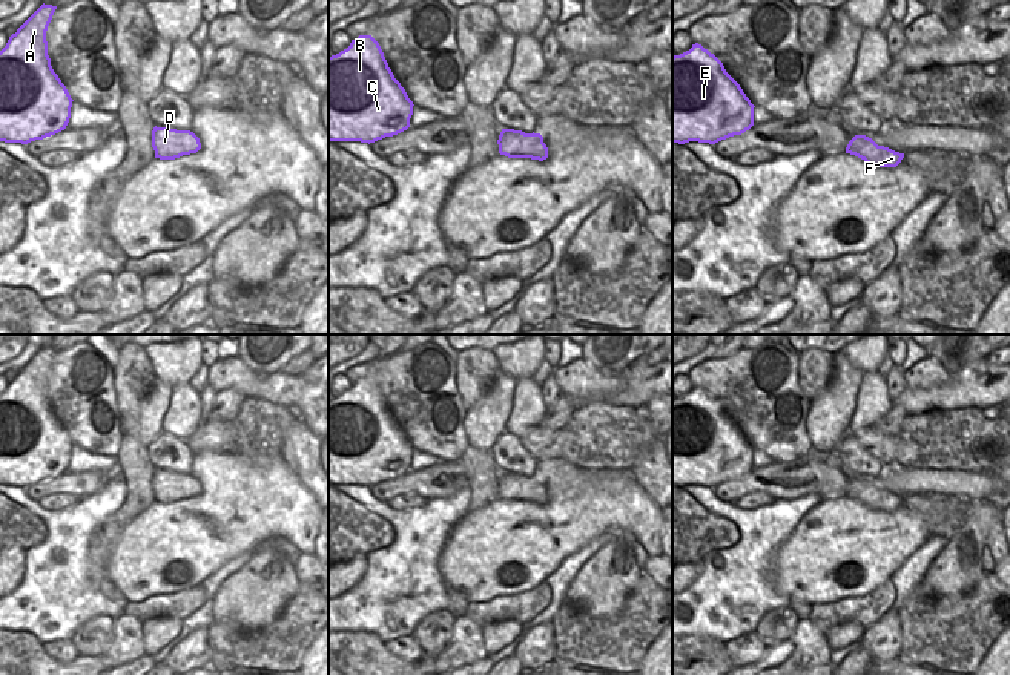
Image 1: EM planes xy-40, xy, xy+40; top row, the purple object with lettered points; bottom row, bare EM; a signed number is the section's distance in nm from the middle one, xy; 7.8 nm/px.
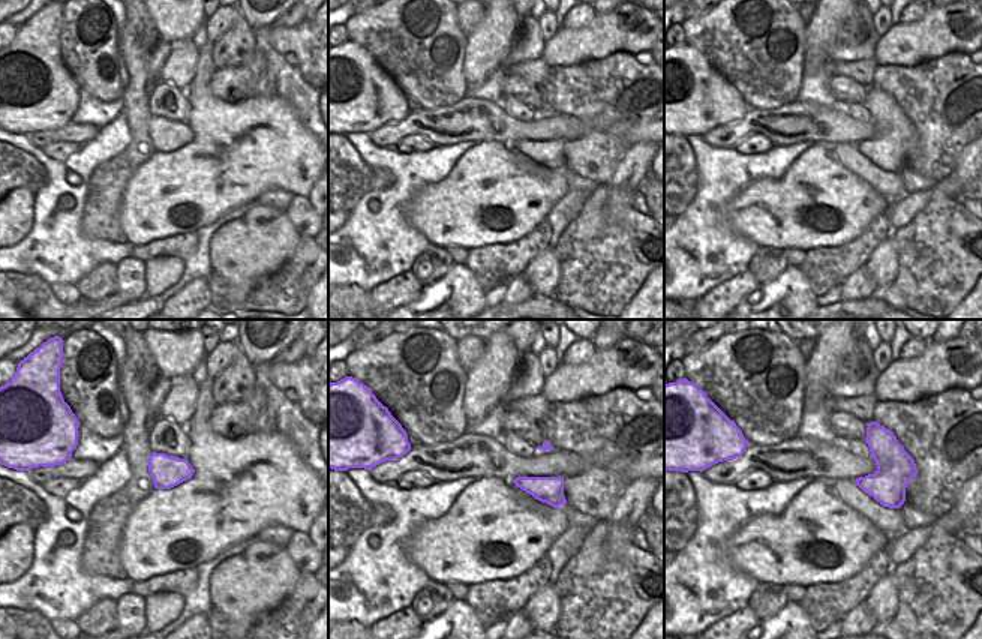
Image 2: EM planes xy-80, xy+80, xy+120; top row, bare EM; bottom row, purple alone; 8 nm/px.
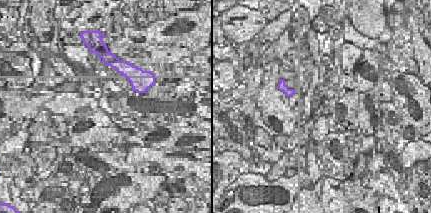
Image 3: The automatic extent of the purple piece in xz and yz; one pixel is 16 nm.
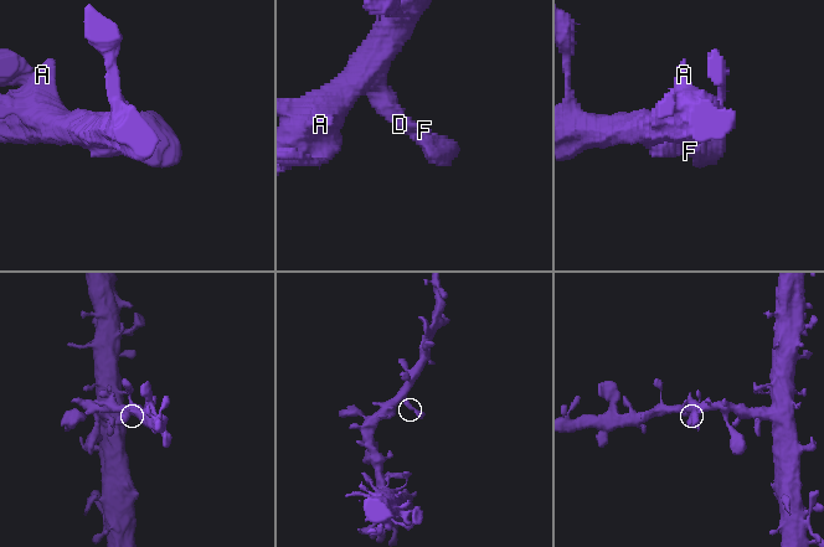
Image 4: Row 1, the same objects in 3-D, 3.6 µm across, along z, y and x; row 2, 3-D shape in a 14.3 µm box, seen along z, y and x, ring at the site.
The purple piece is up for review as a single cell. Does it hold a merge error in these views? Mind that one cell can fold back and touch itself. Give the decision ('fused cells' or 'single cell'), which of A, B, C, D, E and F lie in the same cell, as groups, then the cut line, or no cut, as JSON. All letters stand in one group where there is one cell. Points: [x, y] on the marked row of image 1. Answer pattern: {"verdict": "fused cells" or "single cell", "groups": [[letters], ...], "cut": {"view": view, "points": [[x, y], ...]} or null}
{"verdict": "single cell", "groups": [["A", "B", "C", "D", "E", "F"]], "cut": null}

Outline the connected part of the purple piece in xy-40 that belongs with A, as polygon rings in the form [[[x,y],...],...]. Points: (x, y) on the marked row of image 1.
[[[43,3],[0,51],[0,141],[28,144],[69,123],[74,100],[48,55],[46,31],[55,9]]]

